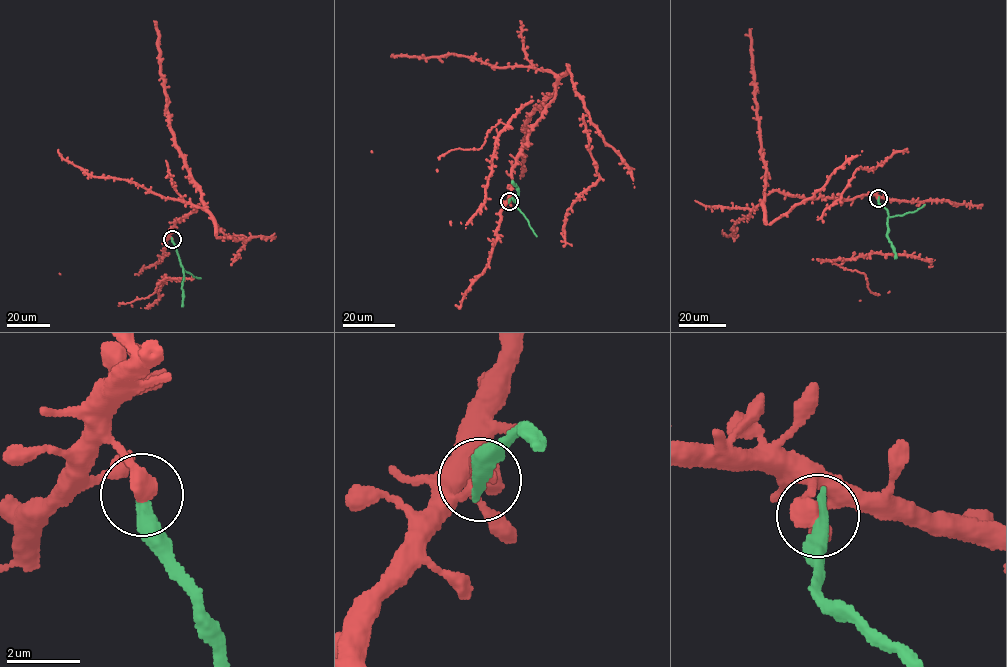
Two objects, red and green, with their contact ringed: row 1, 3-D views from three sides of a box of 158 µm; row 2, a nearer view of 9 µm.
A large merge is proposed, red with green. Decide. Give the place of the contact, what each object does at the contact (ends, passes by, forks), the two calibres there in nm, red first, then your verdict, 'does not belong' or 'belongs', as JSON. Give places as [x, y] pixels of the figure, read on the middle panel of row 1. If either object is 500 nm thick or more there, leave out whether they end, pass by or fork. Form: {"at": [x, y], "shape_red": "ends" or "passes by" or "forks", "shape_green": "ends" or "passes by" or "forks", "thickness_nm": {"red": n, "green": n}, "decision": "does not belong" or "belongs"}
{"at": [509, 201], "shape_red": "ends", "shape_green": "ends", "thickness_nm": {"red": 480, "green": 440}, "decision": "does not belong"}

